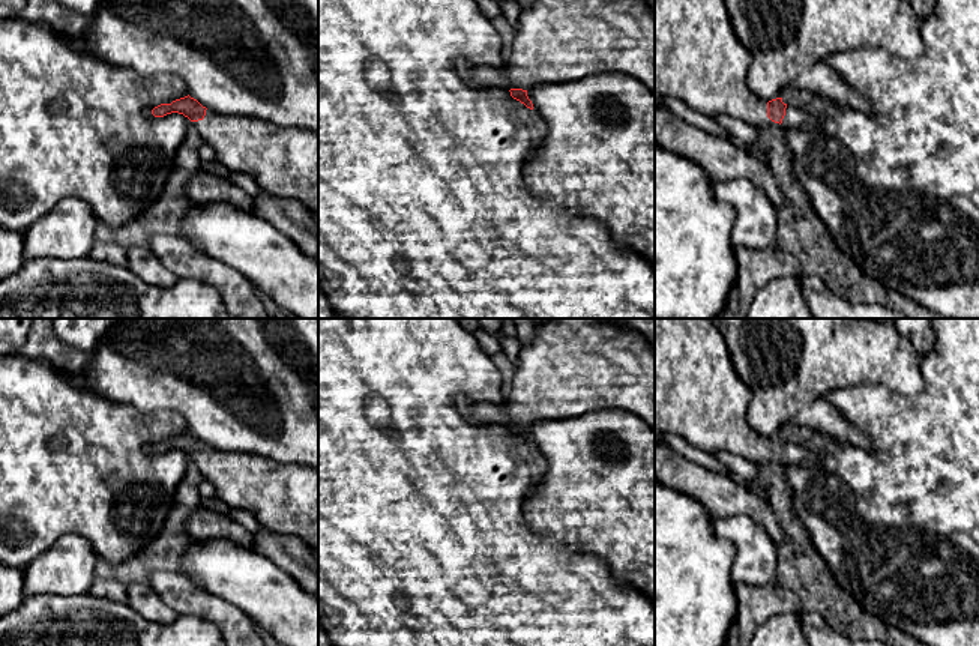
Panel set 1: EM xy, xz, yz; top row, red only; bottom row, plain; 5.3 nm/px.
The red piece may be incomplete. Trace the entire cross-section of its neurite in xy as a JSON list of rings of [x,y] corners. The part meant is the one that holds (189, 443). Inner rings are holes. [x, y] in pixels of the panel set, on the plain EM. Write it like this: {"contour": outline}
{"contour": [[[189,431],[173,437],[171,440],[161,440],[152,446],[155,454],[164,454],[171,449],[179,449],[188,454],[191,458],[203,457],[206,452],[206,443]]]}

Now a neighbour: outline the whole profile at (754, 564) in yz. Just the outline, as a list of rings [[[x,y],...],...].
[[[752,515],[713,517],[715,533],[727,538],[736,548],[731,577],[734,583],[766,586],[776,581],[776,544],[770,535],[754,521]]]

